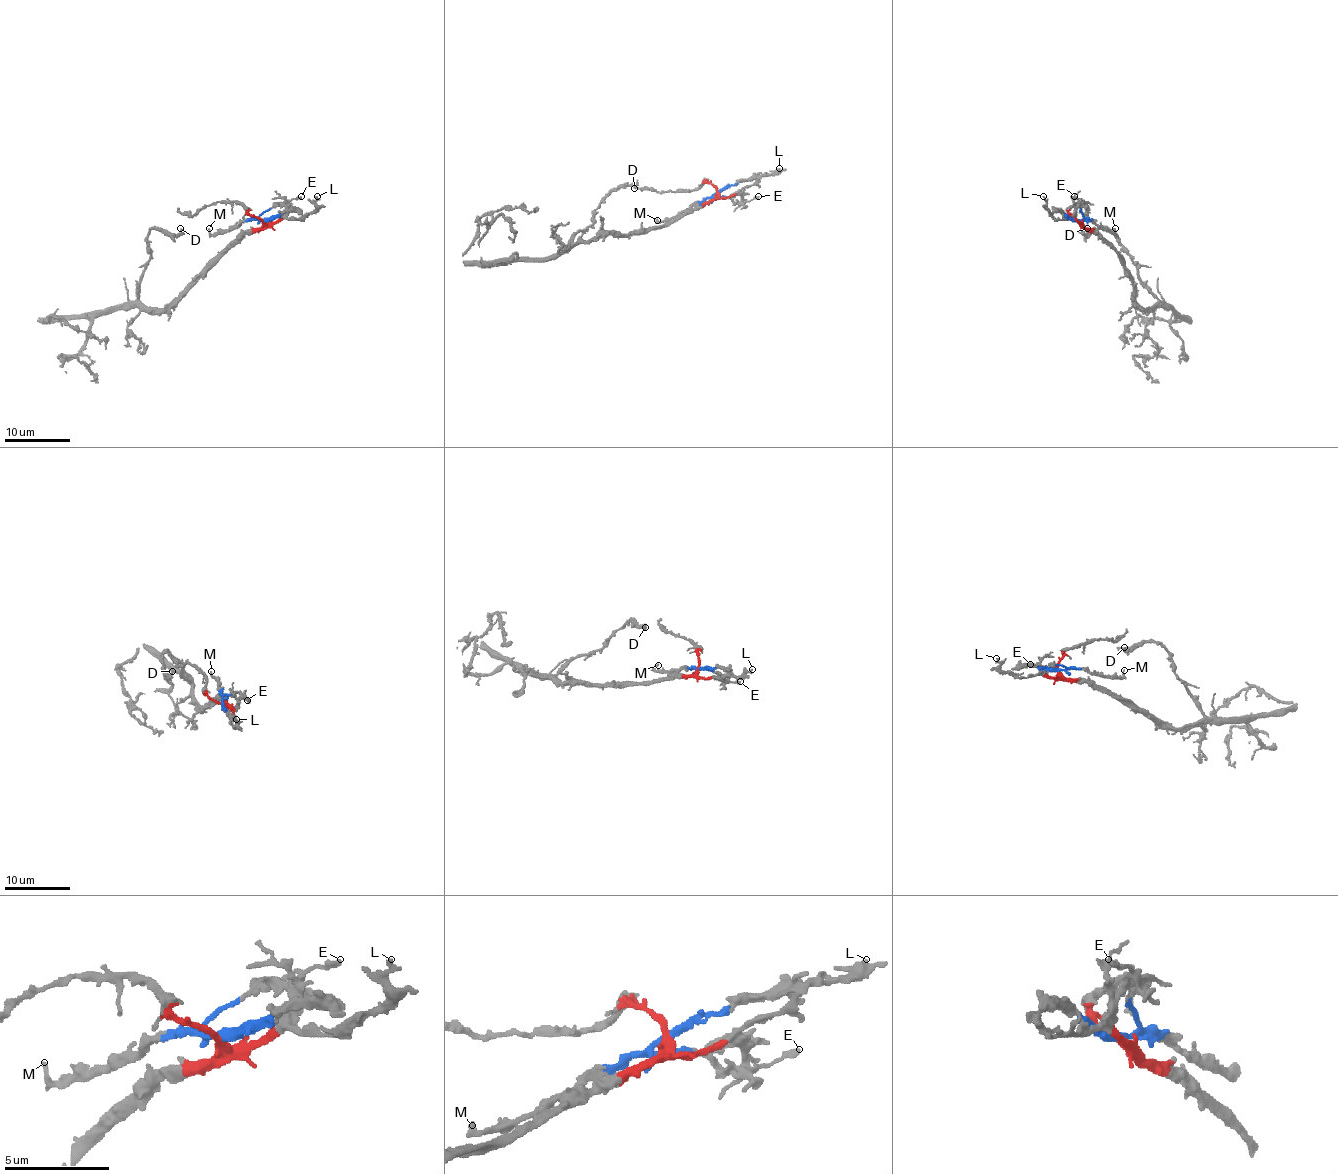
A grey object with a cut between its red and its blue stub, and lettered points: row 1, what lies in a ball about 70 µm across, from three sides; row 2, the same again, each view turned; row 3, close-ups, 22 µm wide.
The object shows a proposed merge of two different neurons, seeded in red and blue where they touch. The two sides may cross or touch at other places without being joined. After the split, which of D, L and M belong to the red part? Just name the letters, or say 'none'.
D, L

